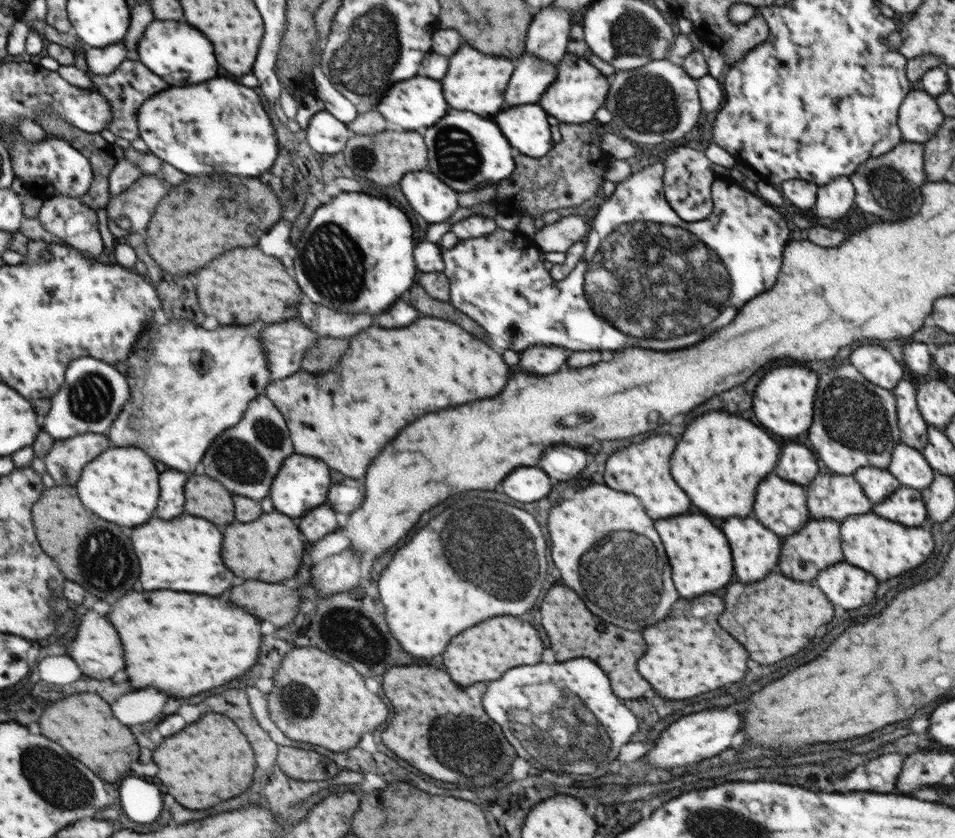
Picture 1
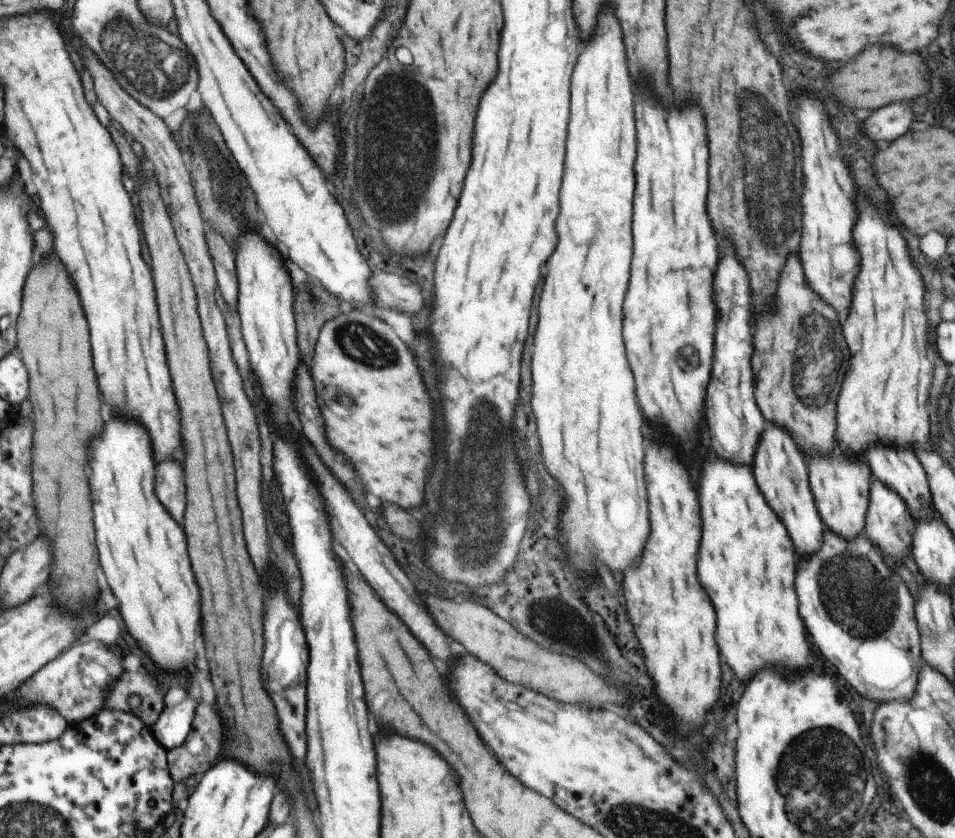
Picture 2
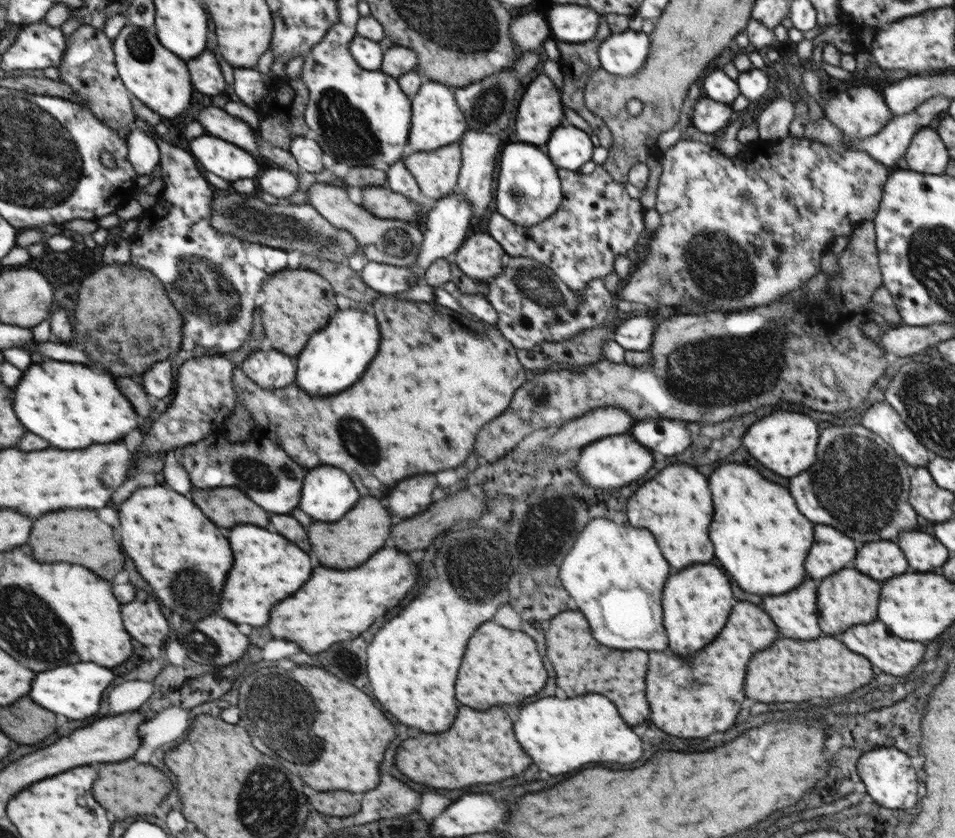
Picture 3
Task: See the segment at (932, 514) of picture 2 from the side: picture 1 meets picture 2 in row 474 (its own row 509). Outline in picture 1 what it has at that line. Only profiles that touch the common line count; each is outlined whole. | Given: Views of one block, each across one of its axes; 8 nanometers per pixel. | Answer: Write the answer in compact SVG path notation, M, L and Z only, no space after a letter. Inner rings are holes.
M901 486L882 502L874 504L872 512L904 526L932 526L920 490Z

